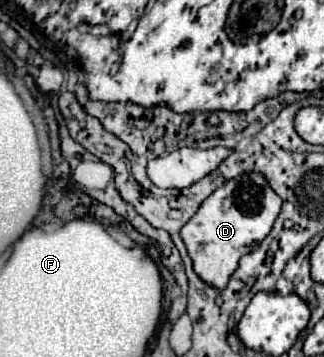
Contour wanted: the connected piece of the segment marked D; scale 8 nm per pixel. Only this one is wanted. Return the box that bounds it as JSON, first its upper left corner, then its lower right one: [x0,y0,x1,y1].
[182,172,282,288]

